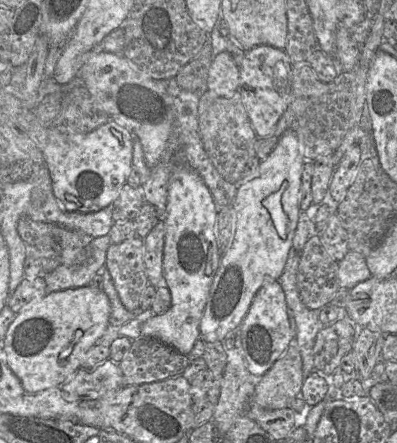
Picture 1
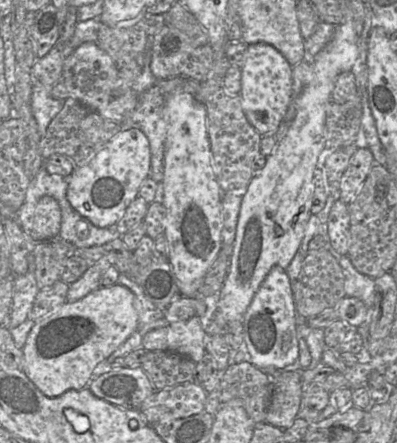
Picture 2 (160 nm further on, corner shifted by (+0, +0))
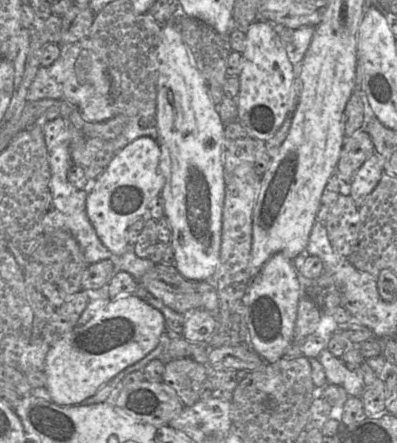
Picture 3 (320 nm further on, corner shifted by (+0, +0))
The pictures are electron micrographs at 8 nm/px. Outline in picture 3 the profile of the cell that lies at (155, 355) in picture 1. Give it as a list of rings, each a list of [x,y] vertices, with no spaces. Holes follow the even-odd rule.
[[[191,358],[171,359],[165,362],[162,381],[178,395],[185,407],[194,405],[201,395],[206,379],[206,365]]]

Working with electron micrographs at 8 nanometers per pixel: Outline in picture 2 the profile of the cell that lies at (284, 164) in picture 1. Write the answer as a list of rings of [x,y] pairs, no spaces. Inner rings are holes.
[[[343,5],[344,22],[336,26],[331,41],[317,55],[311,57],[312,80],[303,89],[295,103],[295,116],[285,136],[273,153],[267,157],[263,169],[251,179],[242,198],[235,241],[230,255],[227,276],[217,296],[214,321],[221,325],[241,321],[263,280],[274,266],[287,269],[303,239],[311,215],[310,208],[314,193],[314,172],[320,155],[324,151],[326,106],[331,100],[337,76],[350,72],[358,57],[357,35],[353,26],[352,12]]]

